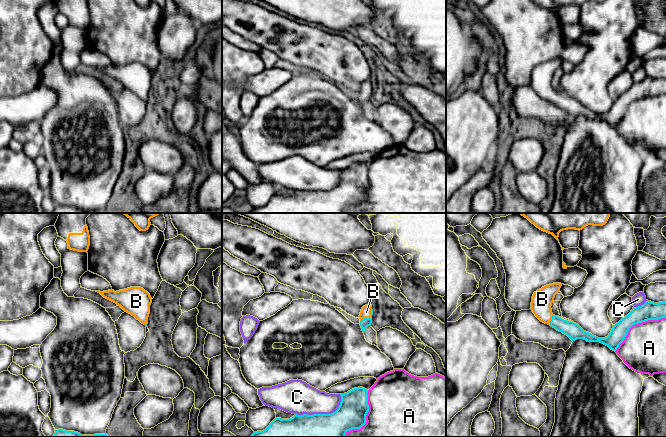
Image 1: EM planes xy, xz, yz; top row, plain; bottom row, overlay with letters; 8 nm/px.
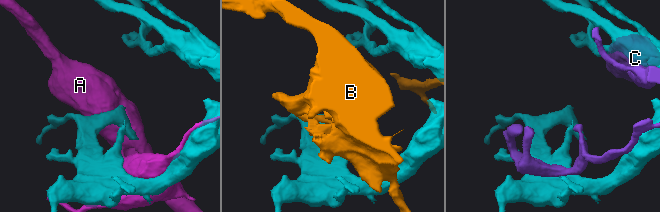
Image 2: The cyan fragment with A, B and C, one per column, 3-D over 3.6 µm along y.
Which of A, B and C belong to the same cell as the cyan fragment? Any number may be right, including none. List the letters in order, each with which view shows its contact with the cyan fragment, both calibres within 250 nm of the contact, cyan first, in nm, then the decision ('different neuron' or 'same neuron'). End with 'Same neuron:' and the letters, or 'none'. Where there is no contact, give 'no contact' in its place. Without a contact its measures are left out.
A: yz | 150/360 nm | different neuron
B: xz | 80/100 nm | different neuron
C: xz | 360/280 nm | different neuron
Same neuron: none

